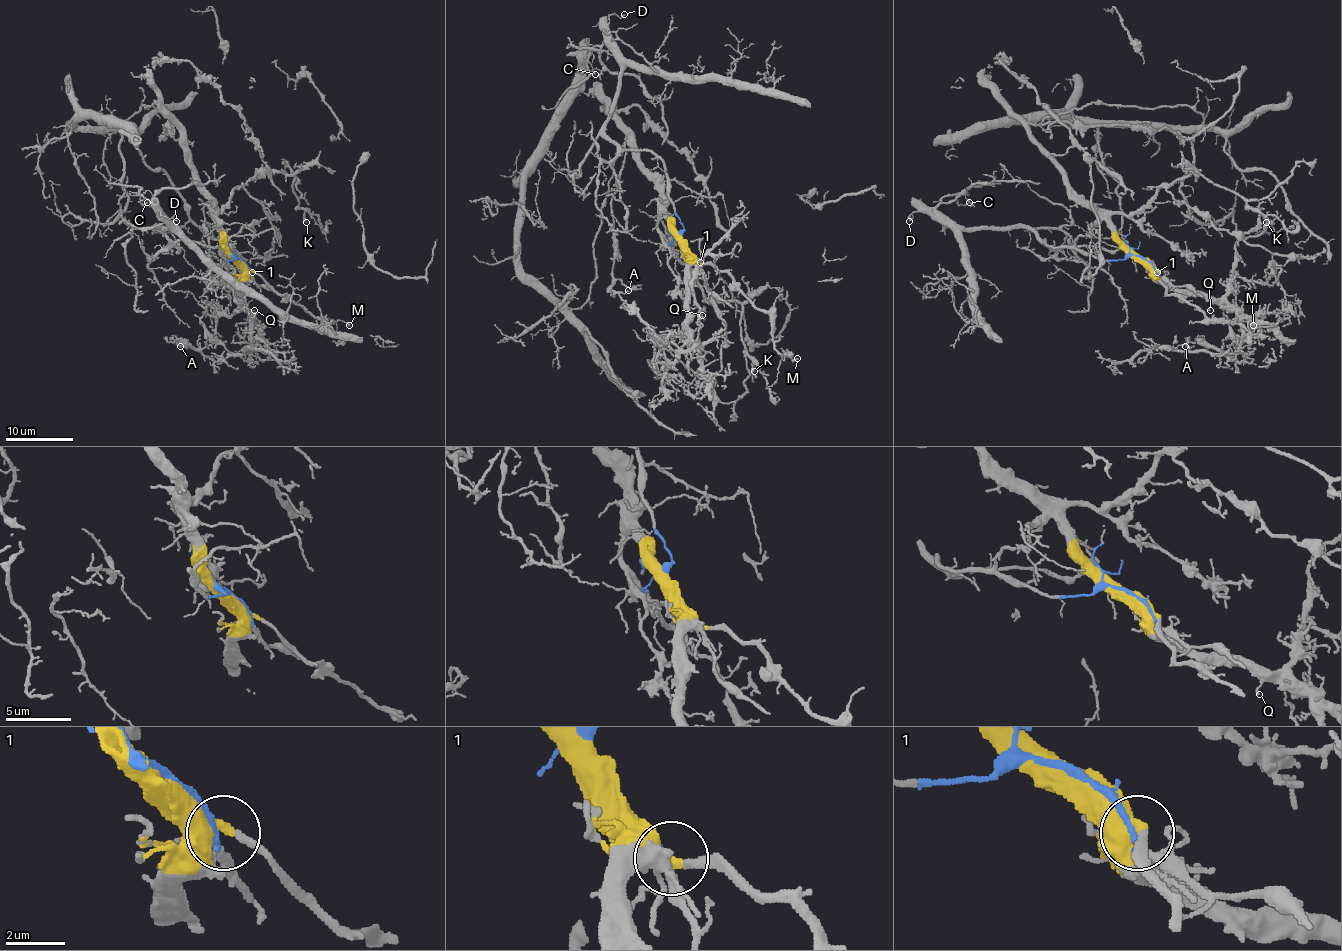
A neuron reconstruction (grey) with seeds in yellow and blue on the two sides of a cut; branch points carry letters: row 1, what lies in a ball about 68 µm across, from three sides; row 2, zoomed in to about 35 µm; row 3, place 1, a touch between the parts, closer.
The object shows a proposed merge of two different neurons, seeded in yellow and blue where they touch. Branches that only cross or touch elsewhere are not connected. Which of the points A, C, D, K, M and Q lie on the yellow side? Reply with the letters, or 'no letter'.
A, K, M, Q

